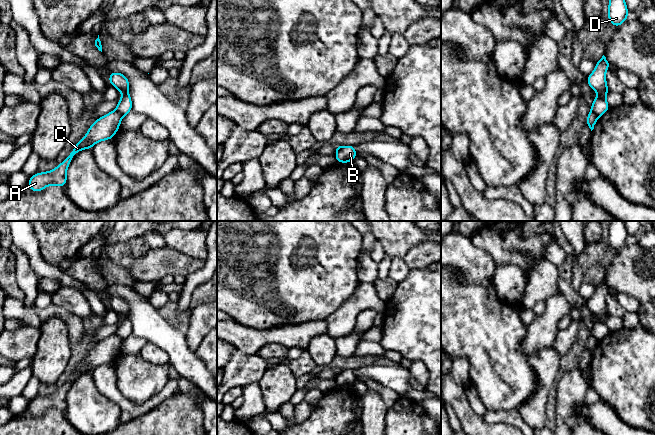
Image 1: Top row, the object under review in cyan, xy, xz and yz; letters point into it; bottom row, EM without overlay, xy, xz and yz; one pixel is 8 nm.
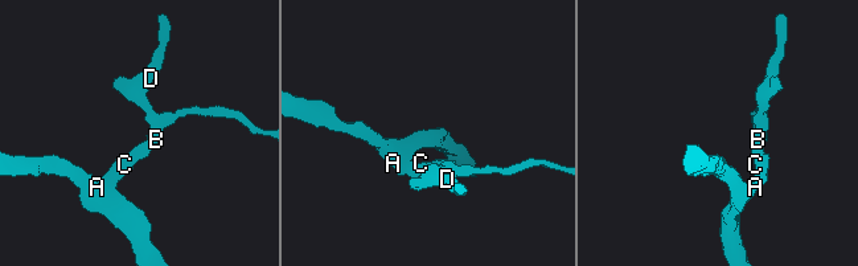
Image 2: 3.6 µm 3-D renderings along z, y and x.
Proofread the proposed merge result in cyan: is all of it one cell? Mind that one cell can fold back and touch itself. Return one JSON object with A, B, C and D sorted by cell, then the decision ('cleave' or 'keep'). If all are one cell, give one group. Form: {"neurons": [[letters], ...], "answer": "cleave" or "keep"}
{"neurons": [["A", "C"], ["B", "D"]], "answer": "cleave"}

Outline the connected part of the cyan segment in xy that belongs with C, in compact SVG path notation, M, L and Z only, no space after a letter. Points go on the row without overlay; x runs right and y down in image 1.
M116 334L98 342L88 353L66 383L49 396L36 397L29 402L27 410L33 416L40 416L45 411L56 409L64 411L67 407L66 396L73 381L83 373L91 373L97 366L112 363L120 351L122 339Z

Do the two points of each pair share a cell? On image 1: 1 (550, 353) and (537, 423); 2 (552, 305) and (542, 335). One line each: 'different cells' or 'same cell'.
1: same cell
2: same cell

